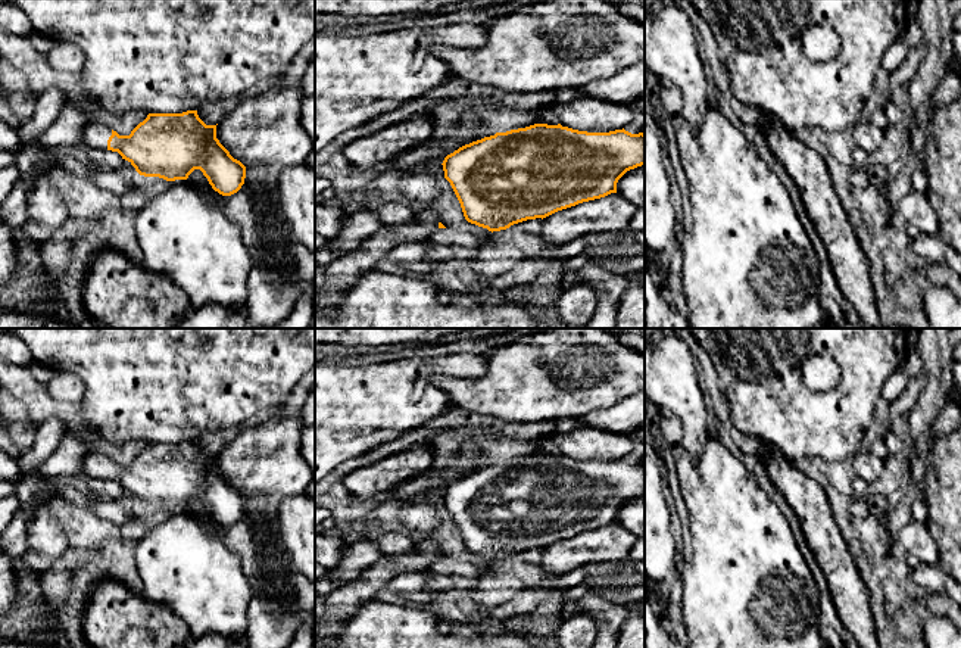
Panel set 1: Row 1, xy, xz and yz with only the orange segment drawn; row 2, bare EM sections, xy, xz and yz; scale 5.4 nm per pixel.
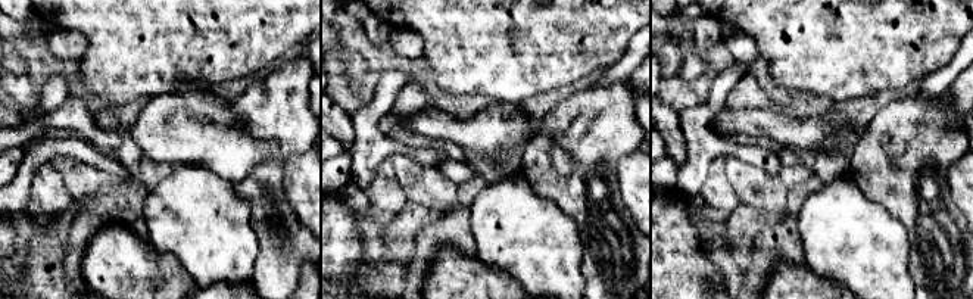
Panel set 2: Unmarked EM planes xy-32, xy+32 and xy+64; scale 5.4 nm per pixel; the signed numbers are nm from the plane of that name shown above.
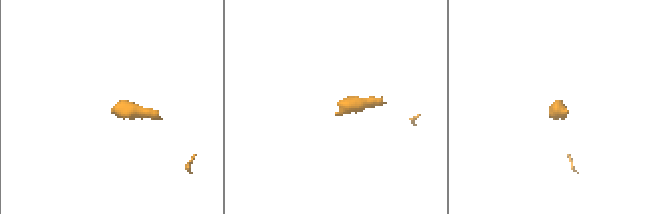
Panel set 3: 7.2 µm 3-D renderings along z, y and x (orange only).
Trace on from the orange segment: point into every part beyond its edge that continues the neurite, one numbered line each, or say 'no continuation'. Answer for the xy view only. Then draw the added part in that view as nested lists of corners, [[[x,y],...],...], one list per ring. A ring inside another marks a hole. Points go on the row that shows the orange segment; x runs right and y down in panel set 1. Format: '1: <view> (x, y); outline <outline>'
1: xy (96, 134); outline [[[90,122],[84,128],[84,144],[91,149],[107,149],[107,140],[112,135],[112,128],[103,122]]]

